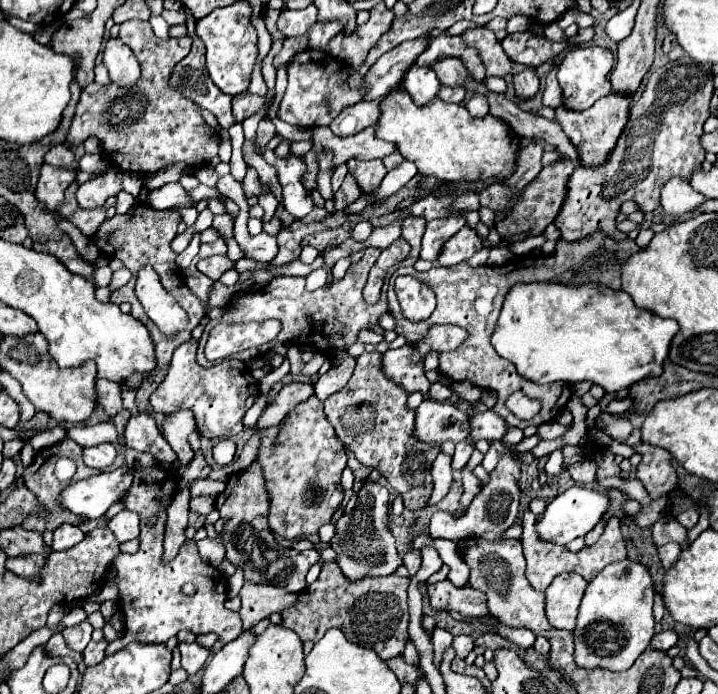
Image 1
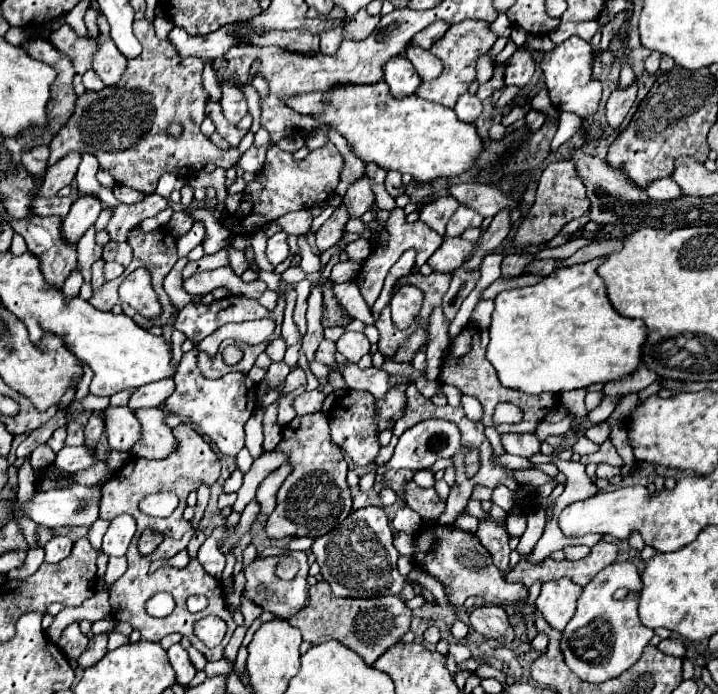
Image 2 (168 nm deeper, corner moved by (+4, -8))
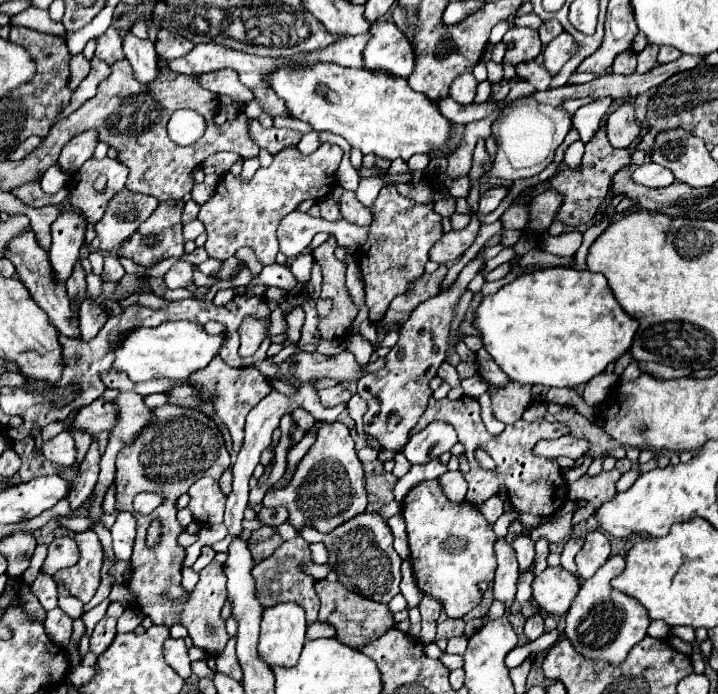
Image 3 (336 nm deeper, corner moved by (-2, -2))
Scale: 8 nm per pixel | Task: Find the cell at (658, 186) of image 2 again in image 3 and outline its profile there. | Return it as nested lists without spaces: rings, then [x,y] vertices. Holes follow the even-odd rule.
[[[643,163],[641,167],[637,167],[631,173],[631,179],[635,183],[645,185],[645,187],[651,187],[651,189],[665,187],[665,185],[671,185],[675,181],[673,179],[673,173],[669,173],[669,169],[657,165],[657,163]]]

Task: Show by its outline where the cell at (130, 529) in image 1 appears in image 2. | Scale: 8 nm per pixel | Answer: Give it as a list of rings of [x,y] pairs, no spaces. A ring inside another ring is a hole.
[[[119,515],[111,521],[103,537],[103,553],[109,557],[121,557],[127,553],[127,547],[135,535],[135,519],[131,515]]]

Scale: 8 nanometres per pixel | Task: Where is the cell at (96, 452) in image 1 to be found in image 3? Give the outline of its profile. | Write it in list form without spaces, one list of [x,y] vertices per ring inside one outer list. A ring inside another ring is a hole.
[[[63,431],[57,437],[53,437],[49,441],[43,441],[41,443],[41,453],[49,461],[55,461],[55,463],[61,463],[61,465],[67,465],[67,467],[73,465],[73,461],[75,461],[75,445],[73,445],[71,433]]]

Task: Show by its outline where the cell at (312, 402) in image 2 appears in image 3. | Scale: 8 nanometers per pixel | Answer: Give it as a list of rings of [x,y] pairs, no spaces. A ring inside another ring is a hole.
[[[335,385],[335,387],[329,387],[329,389],[321,389],[319,397],[321,397],[321,403],[325,407],[335,407],[339,403],[347,403],[351,399],[351,391],[343,385]]]

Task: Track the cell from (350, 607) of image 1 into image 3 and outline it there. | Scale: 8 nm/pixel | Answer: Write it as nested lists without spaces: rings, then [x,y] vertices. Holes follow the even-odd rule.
[[[327,579],[317,581],[315,591],[321,599],[321,609],[319,609],[319,621],[321,623],[329,623],[337,629],[337,639],[349,647],[363,647],[369,641],[379,639],[383,633],[387,633],[387,629],[395,627],[393,623],[393,613],[387,609],[387,605],[369,601],[349,589],[345,589],[339,581],[329,583]]]

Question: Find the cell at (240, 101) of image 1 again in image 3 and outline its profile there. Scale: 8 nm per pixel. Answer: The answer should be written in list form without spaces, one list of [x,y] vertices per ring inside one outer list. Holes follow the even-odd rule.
[[[219,69],[219,71],[211,71],[211,73],[201,73],[201,75],[195,75],[195,79],[205,89],[209,89],[209,91],[213,91],[217,95],[219,93],[229,95],[233,101],[237,101],[241,105],[249,103],[253,99],[251,89],[245,87],[237,79],[237,71],[233,71],[233,69]]]

